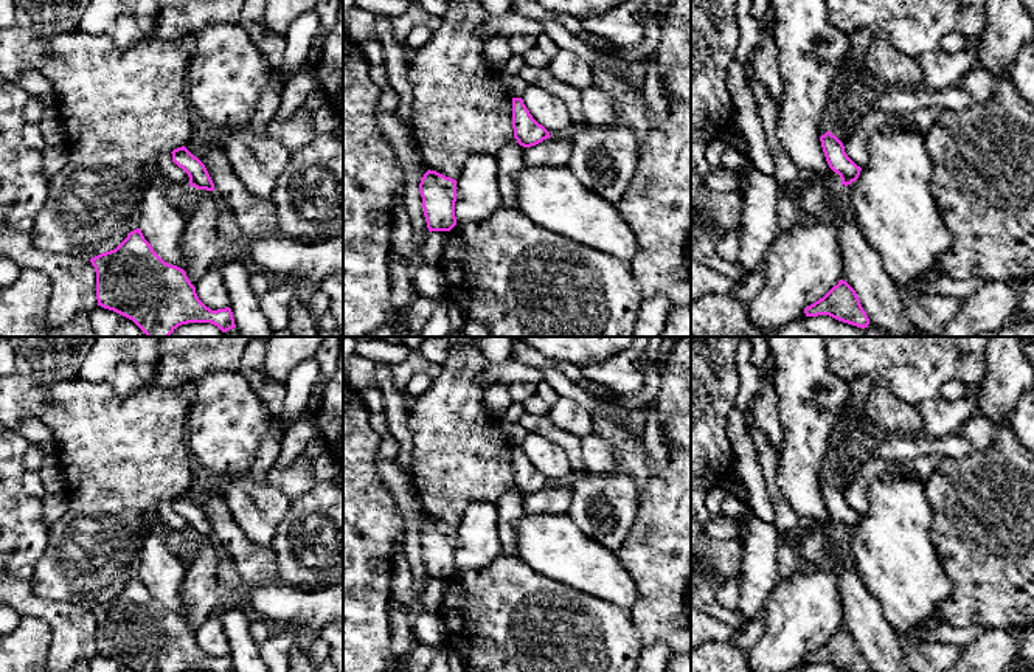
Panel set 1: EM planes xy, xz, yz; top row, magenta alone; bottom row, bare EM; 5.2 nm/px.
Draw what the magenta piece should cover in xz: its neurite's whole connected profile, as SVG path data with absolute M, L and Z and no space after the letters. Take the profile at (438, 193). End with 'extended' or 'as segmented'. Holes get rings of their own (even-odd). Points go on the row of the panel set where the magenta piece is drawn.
M429 169L419 192L429 231L450 231L456 225L456 180Z; as segmented

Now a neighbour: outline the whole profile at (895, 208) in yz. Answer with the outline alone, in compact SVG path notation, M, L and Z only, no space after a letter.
M887 126L871 137L868 154L868 166L848 185L855 223L905 296L939 272L939 256L947 251L953 239L930 188L932 160L925 149L925 135Z

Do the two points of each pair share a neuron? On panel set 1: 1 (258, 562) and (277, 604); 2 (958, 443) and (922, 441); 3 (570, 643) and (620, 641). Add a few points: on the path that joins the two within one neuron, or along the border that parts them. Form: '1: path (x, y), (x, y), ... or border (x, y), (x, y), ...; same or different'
1: border (278, 581), (269, 585), (249, 587); different
2: path (949, 444), (932, 444); same
3: path (582, 643), (607, 643); same

